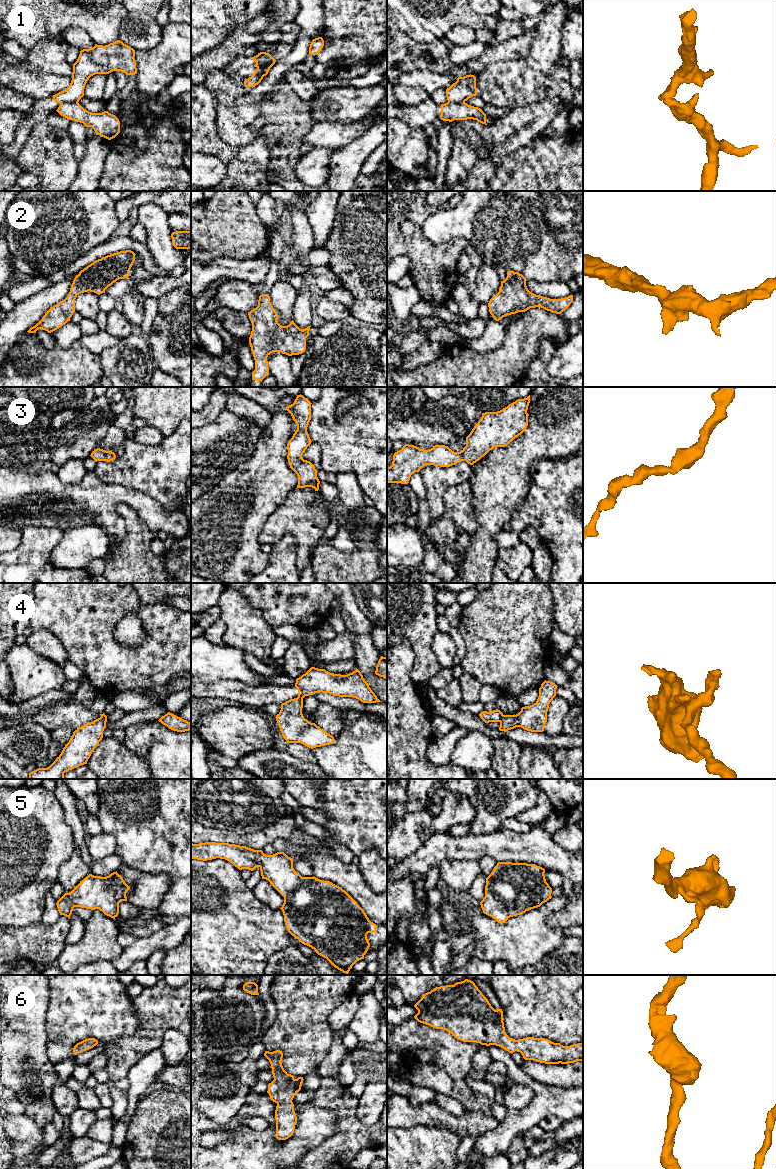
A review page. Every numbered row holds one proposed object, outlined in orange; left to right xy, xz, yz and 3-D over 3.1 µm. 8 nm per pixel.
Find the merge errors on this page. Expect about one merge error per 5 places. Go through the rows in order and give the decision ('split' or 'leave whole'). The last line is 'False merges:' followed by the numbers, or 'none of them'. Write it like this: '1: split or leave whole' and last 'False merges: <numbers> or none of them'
1: split
2: leave whole
3: leave whole
4: split
5: leave whole
6: leave whole
False merges: 1, 4

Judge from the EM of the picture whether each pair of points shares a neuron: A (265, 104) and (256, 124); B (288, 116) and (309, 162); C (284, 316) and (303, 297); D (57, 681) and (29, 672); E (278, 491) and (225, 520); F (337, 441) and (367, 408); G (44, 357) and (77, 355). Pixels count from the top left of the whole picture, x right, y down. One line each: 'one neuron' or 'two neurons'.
A: one neuron
B: two neurons
C: two neurons
D: one neuron
E: one neuron
F: one neuron
G: one neuron

